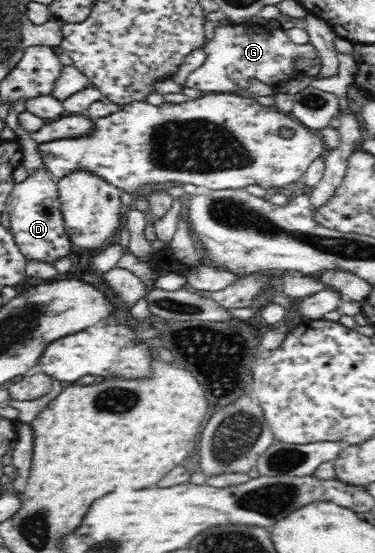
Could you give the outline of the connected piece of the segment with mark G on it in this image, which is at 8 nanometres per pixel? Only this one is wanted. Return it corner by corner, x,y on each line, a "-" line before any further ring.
250,20
243,24
216,27
213,39
206,43
204,49
206,60
189,75
185,86
205,93
235,92
245,94
249,87
248,79
250,77
256,77
273,87
278,85
280,81
295,79
301,75
294,68
295,58
303,56
317,59
318,57
313,44
297,45
287,37
285,30
281,27
258,28

